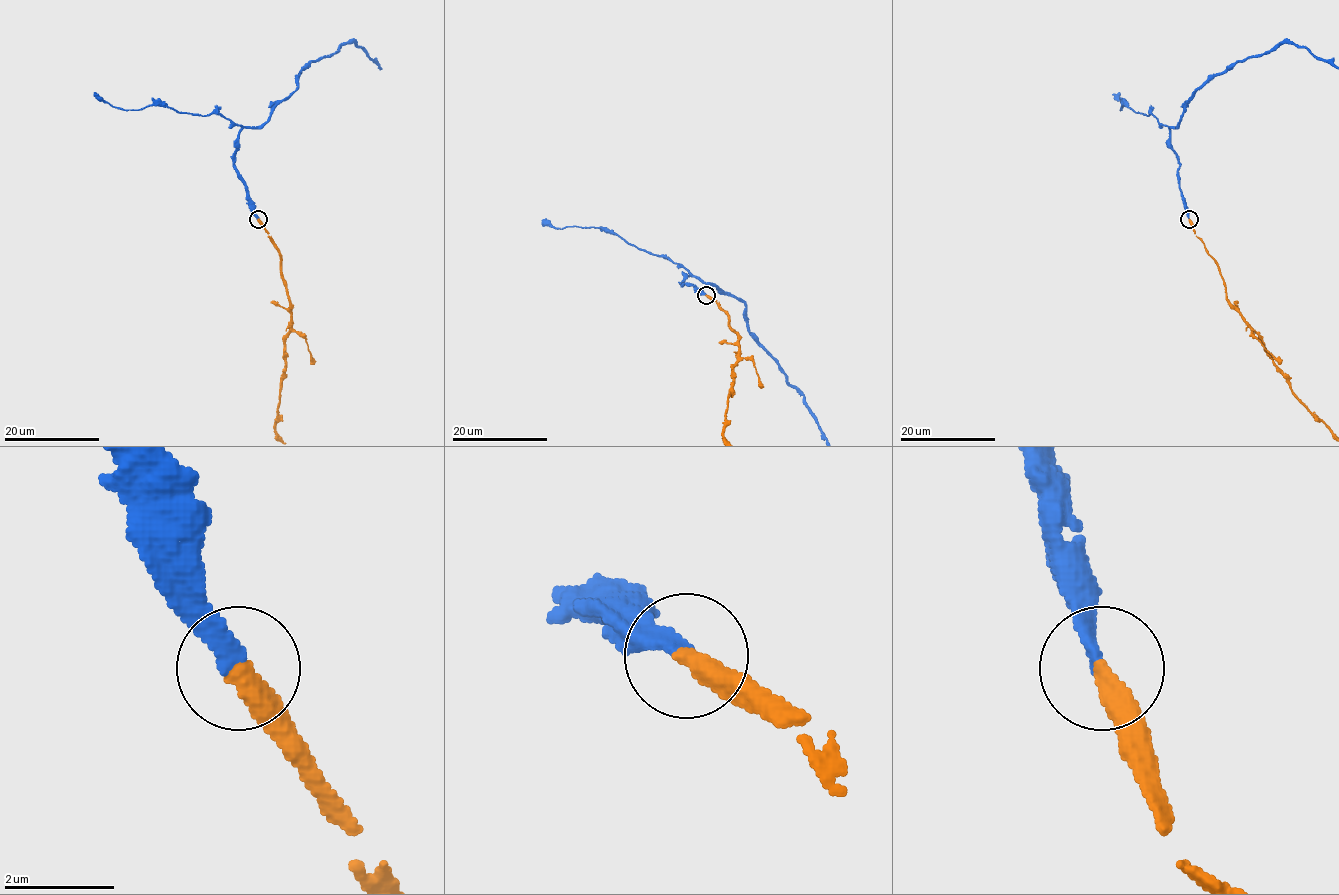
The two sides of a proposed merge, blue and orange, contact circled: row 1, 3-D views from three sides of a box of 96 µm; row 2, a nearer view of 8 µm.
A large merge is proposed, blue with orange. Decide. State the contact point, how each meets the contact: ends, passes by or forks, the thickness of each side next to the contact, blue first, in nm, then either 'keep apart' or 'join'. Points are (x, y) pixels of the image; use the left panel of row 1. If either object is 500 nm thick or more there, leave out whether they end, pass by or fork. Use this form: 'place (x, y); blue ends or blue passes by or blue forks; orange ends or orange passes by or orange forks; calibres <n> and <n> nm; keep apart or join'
place (258, 219); blue ends; orange ends; calibres 280 and 400 nm; join

